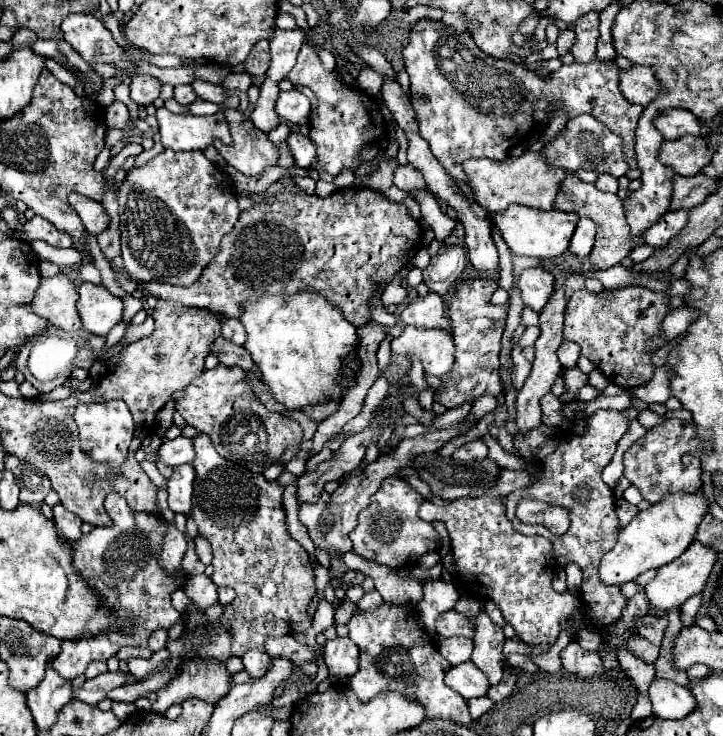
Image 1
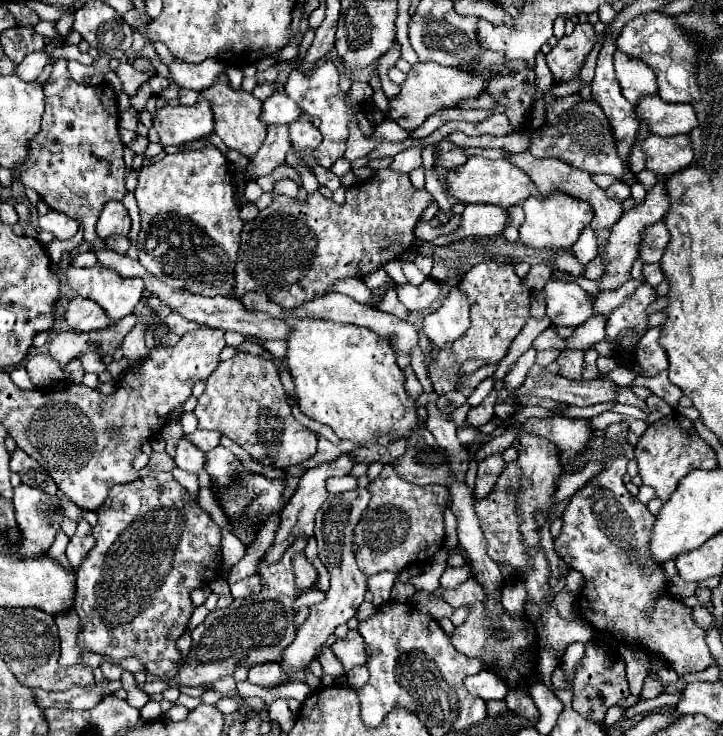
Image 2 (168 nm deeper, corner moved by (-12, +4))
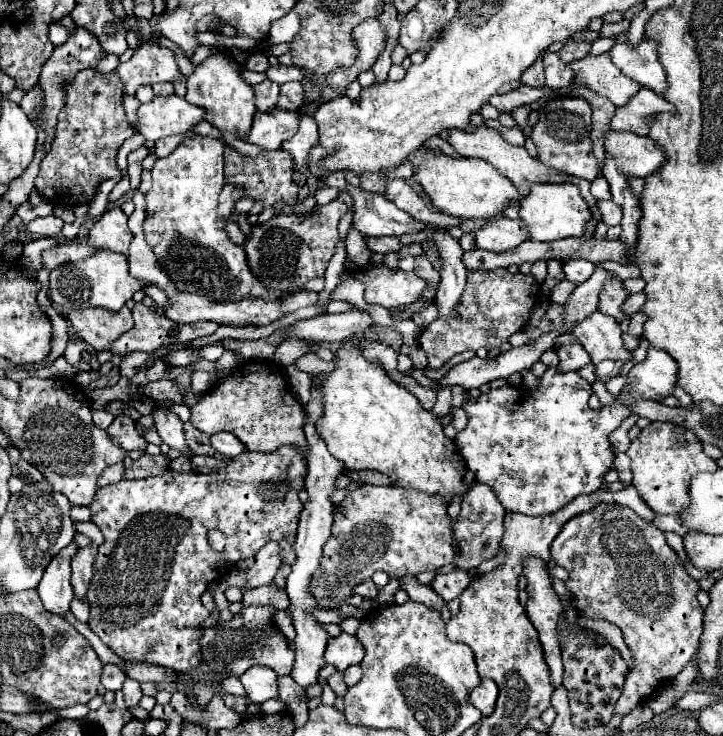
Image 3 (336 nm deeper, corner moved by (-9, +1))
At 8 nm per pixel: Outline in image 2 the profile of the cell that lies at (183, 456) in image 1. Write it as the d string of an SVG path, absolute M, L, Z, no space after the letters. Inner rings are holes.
M196 430L192 434L186 436L190 442L194 442L202 452L210 452L212 448L216 448L220 444L222 432L218 430Z

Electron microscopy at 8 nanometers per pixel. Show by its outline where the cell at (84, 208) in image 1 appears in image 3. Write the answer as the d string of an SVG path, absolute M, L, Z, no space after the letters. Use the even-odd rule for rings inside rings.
M119 207L105 211L89 231L89 245L111 249L123 255L127 255L131 239L133 235L127 227L127 215Z

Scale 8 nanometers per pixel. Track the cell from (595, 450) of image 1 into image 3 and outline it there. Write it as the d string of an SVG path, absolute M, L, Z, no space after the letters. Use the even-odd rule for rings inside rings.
M599 503L589 509L589 513L569 519L551 543L551 557L557 565L569 571L569 581L565 585L573 595L577 611L587 619L605 619L623 631L623 639L633 653L635 667L625 679L625 689L615 705L615 713L627 715L637 703L647 699L661 681L669 681L679 675L685 663L697 653L703 631L703 609L695 597L699 583L693 581L677 563L663 531L619 503Z

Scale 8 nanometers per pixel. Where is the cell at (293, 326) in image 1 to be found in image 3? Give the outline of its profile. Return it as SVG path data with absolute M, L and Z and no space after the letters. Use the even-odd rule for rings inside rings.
M347 337L339 345L341 347L333 353L333 373L317 375L311 381L313 391L321 395L323 403L323 417L315 423L315 429L325 439L327 449L339 461L343 461L347 469L377 469L381 473L387 473L401 487L439 493L445 501L451 501L451 497L455 493L461 493L463 489L465 469L461 469L455 445L451 439L445 437L437 417L431 411L425 411L419 399L403 389L399 383L395 383L381 365L365 359L359 349L357 337Z

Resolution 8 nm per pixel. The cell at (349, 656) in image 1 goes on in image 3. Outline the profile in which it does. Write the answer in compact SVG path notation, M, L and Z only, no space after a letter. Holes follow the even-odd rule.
M341 633L339 637L333 637L327 643L325 661L335 665L341 671L345 671L349 665L361 663L361 659L363 659L363 645L359 643L359 639L355 635Z

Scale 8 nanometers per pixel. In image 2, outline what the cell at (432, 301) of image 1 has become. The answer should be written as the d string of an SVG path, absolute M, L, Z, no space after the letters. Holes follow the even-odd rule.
M426 278L420 286L412 286L412 284L402 284L402 286L394 286L396 288L396 294L398 294L398 300L412 312L418 312L418 310L424 310L424 308L430 308L438 296L440 296L440 284L432 278Z

